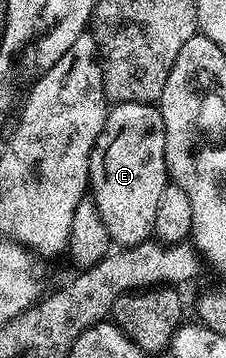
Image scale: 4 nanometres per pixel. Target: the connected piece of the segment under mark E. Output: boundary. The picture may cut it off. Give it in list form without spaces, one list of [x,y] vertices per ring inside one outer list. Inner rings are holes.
[[[117,102],[108,111],[104,131],[92,149],[88,180],[90,197],[117,247],[136,246],[153,237],[158,199],[170,184],[164,149],[166,136],[159,109],[143,102]]]

